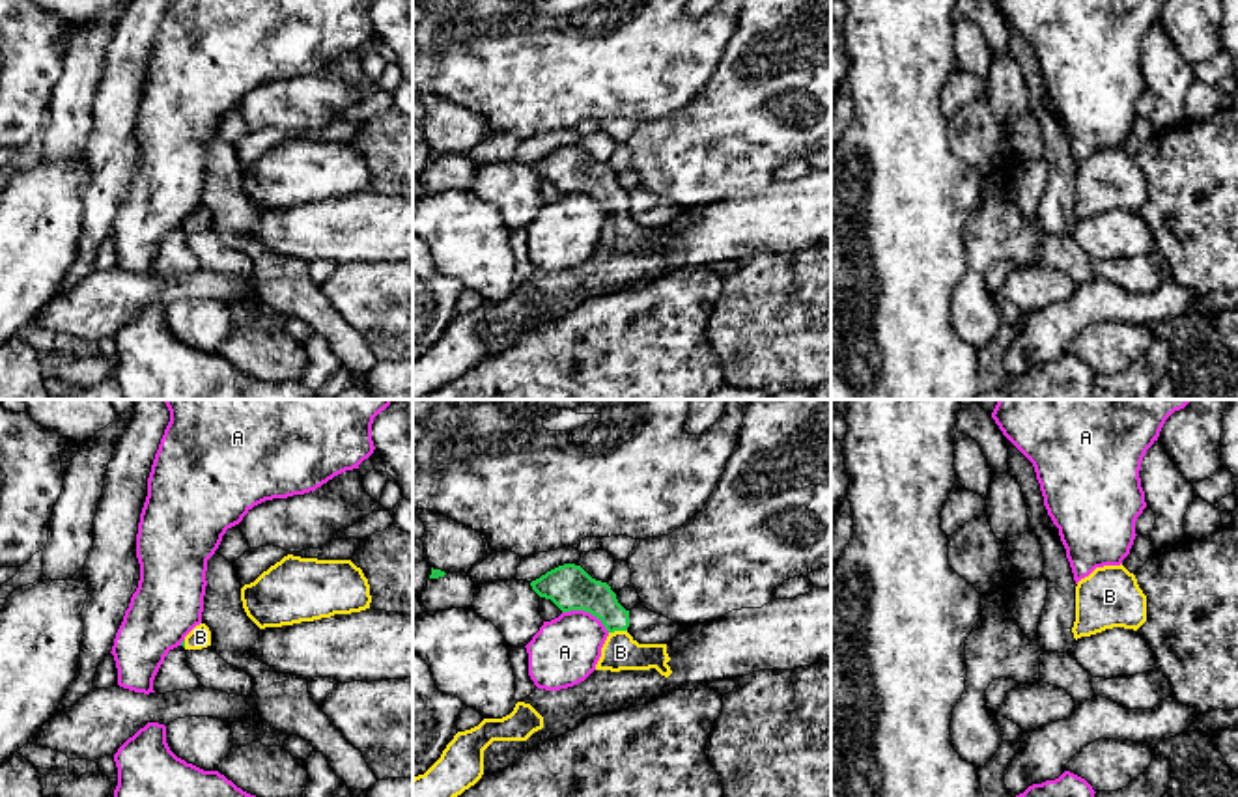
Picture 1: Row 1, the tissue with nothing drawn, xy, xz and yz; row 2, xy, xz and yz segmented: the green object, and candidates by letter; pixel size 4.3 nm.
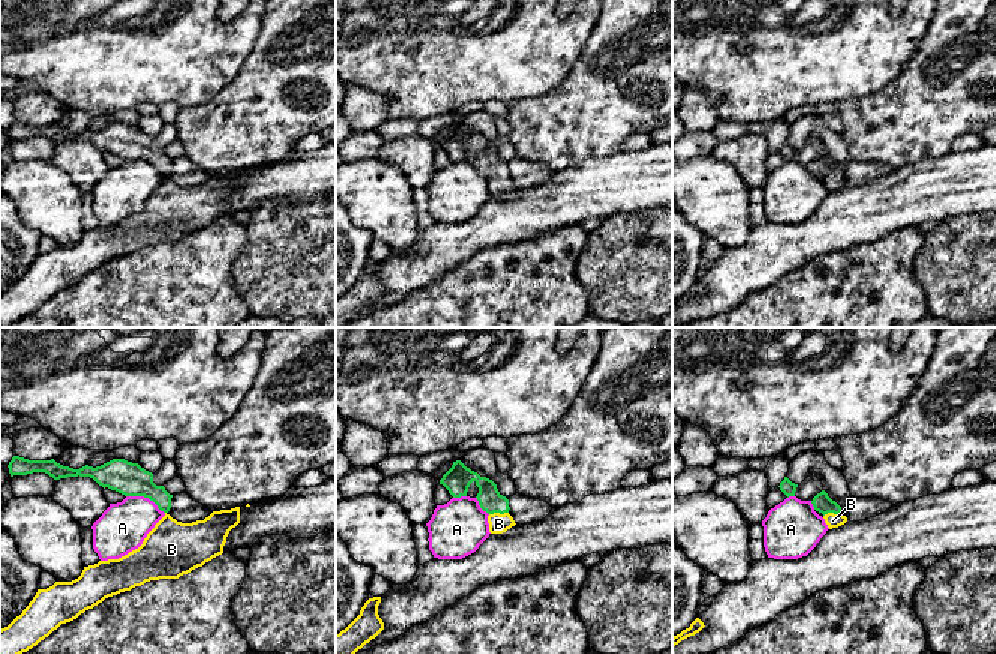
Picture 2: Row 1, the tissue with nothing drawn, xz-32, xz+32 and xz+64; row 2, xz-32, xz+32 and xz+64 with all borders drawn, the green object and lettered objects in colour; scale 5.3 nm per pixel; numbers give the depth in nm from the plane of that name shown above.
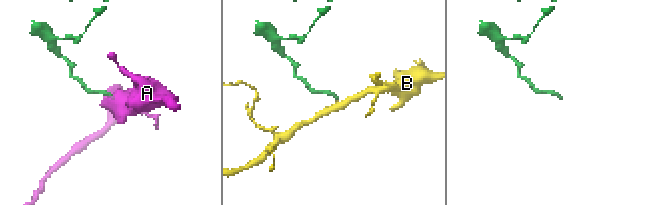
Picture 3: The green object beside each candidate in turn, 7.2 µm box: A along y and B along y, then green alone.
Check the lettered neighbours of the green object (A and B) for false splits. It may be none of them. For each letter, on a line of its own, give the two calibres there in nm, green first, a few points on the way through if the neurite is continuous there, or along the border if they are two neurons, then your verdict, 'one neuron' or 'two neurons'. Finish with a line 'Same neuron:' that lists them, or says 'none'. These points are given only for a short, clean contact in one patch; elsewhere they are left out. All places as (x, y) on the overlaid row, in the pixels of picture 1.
A: calibres 190 and 300 nm; border xz (562, 611), (589, 611), (609, 631); two neurons
B: calibres 180 and 160 nm; one neuron
Same neuron: B

